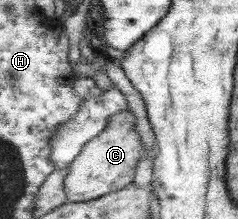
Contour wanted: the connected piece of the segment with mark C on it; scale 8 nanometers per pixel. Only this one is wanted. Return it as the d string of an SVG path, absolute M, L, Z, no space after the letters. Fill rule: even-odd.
M129 110L113 114L104 132L93 138L70 165L69 176L65 178L68 201L75 203L93 201L125 190L135 181L142 153L143 143L139 133L135 131L135 116Z

